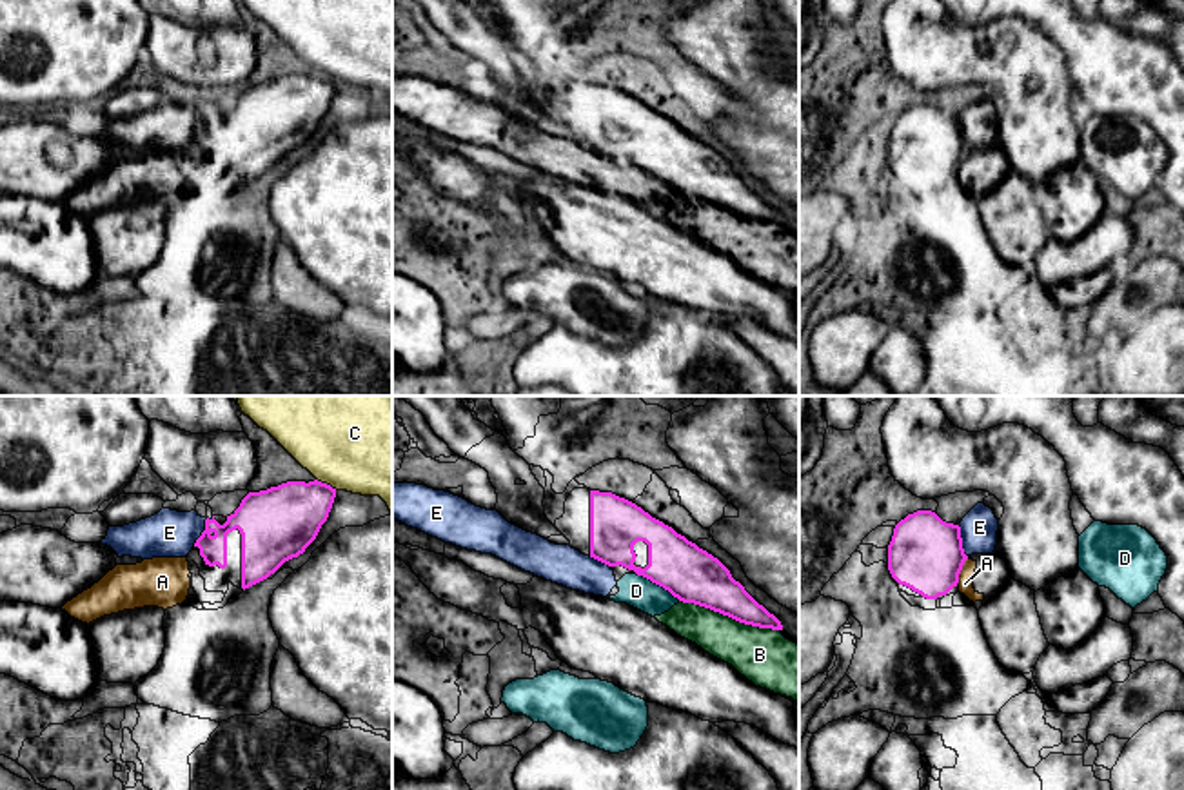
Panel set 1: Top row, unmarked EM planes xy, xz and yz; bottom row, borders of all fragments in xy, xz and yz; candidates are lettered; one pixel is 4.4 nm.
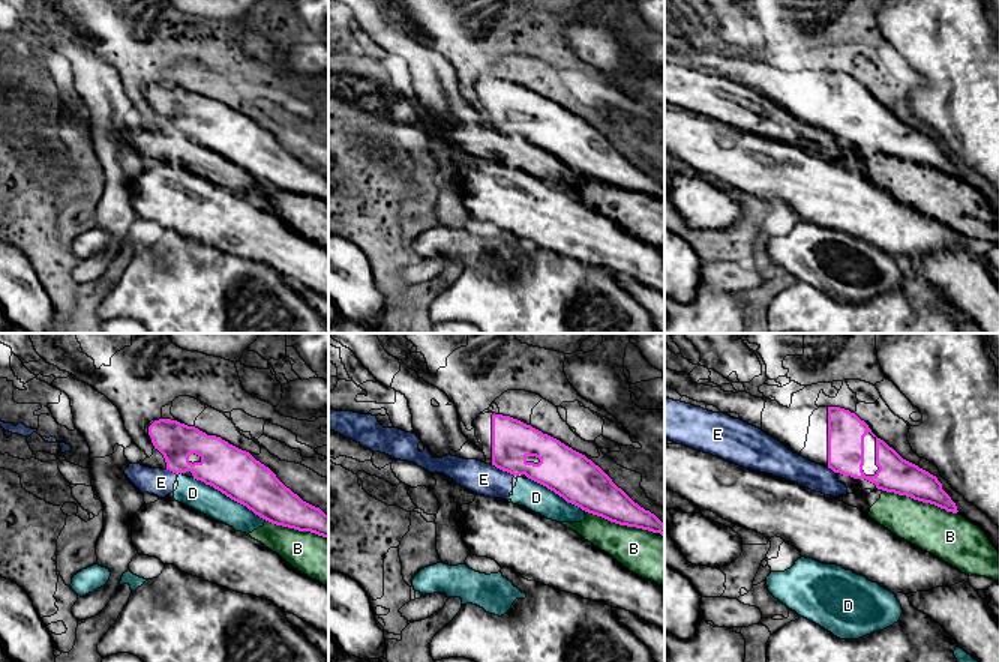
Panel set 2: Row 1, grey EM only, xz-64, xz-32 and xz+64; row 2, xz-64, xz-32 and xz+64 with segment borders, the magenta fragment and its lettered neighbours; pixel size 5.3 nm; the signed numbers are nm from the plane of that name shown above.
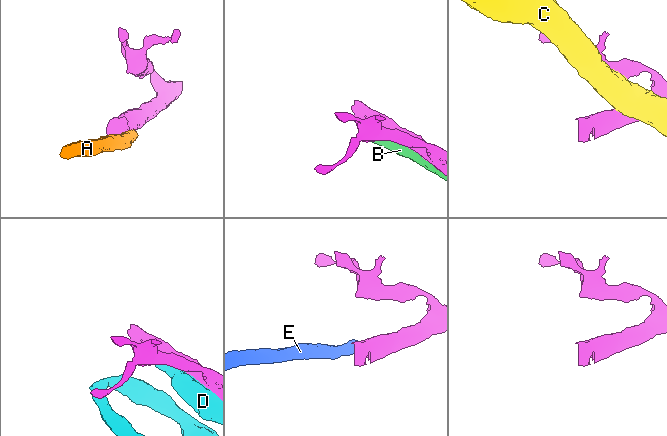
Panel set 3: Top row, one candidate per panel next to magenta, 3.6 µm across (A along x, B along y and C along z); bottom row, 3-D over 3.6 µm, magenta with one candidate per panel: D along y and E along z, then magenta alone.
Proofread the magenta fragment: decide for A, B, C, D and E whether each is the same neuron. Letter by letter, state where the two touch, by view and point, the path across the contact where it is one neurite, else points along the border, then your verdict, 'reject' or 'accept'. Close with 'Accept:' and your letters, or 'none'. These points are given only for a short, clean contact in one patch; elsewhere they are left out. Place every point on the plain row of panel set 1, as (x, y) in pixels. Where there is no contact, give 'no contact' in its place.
A: meets magenta in yz at (959, 166); border along yz (968, 151), (956, 178); reject
B: meets magenta in xz at (730, 209); reject
C: meets magenta in xy at (325, 77); reject
D: meets magenta in xz at (658, 177); reject
E: meets magenta in yz at (961, 135); border along yz (957, 118), (966, 149); reject
Accept: none

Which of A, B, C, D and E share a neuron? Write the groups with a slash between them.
A B / C / D E

